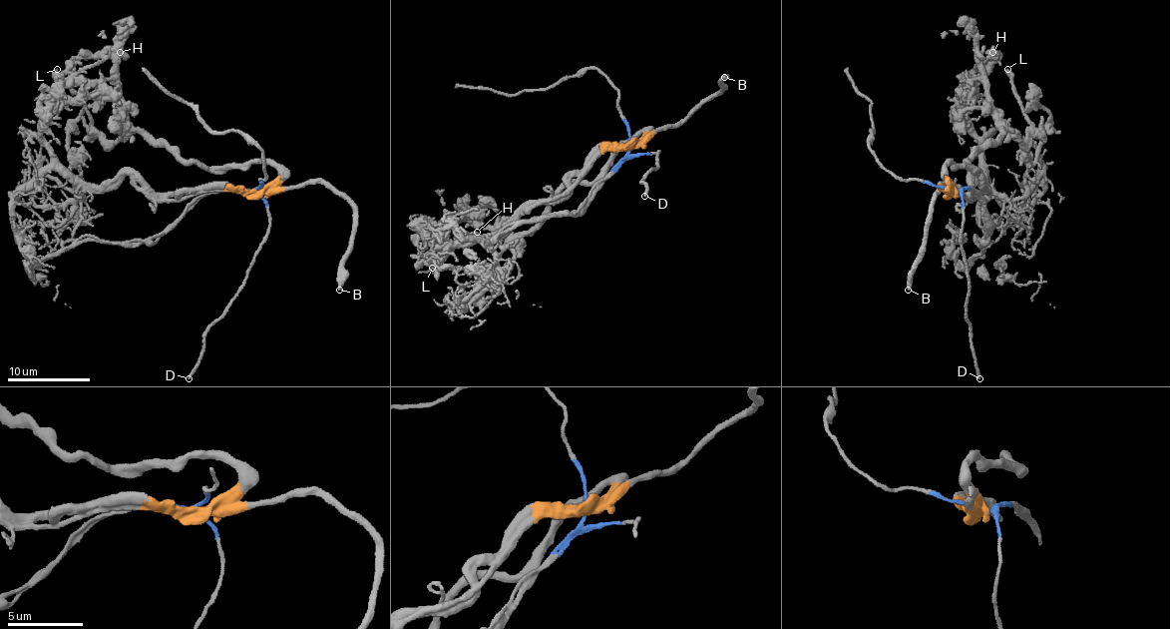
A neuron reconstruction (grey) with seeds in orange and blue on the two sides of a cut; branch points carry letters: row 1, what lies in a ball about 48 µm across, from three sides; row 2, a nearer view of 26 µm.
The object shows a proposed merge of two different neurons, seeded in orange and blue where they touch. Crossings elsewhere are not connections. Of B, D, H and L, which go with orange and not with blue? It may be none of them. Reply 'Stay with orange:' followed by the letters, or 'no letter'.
Stay with orange: B, H, L

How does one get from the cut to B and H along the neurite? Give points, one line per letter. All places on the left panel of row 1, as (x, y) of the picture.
B: (254, 191), (322, 182), (351, 205), (352, 249), (343, 267), (338, 290)
H: (254, 191), (278, 172), (268, 164), (189, 164), (129, 122), (114, 85), (81, 76), (120, 52)

